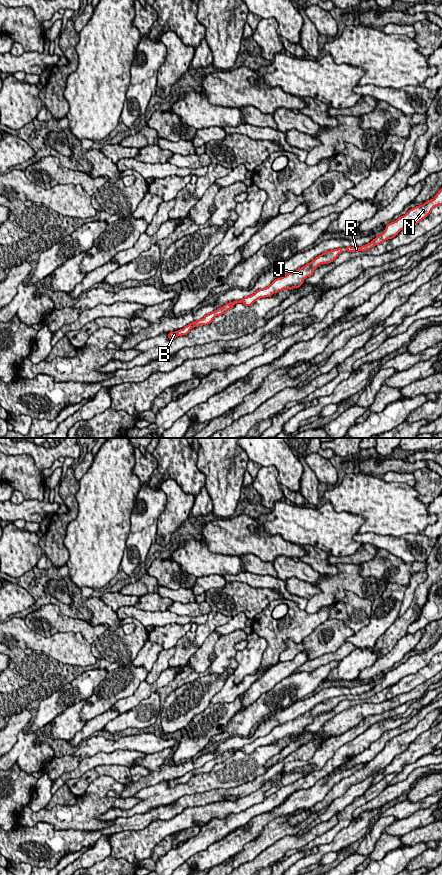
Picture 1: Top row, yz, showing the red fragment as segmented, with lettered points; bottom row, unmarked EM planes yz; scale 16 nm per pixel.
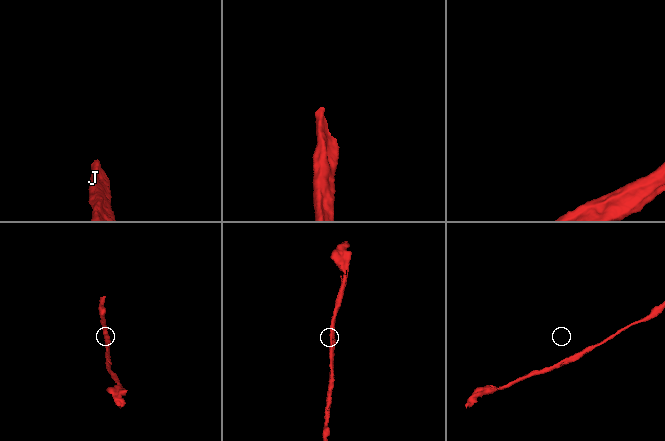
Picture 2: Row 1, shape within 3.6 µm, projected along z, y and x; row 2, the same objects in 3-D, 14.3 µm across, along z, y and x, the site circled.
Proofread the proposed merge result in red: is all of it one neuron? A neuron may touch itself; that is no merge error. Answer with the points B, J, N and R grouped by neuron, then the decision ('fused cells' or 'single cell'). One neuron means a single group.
B J N R | single cell

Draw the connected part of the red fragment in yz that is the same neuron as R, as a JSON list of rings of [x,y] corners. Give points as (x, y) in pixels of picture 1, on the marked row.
[[[442,188],[432,200],[425,202],[423,205],[410,209],[405,215],[401,216],[396,221],[387,224],[384,232],[373,239],[370,243],[361,247],[347,246],[346,250],[348,252],[370,250],[374,246],[379,245],[388,239],[394,238],[401,230],[410,226],[415,226],[420,221],[425,219],[431,213],[434,207],[439,205],[442,205]]]

